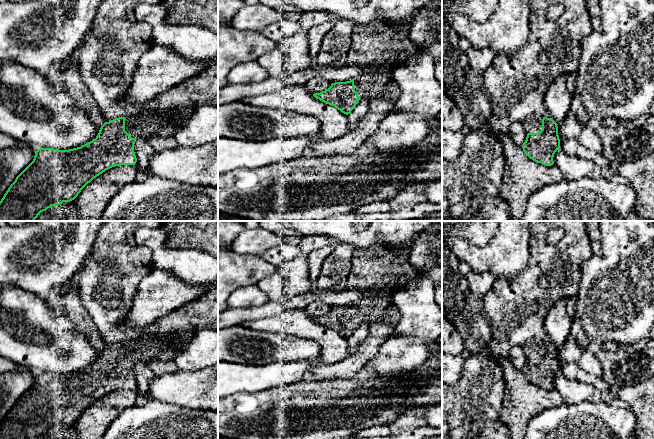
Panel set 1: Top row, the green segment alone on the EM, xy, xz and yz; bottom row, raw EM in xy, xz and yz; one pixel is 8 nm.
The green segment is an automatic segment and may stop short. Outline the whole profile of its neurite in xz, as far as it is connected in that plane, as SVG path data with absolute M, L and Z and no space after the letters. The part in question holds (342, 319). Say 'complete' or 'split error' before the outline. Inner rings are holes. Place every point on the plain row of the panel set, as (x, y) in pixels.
split error; M363 297L346 306L335 306L313 320L348 339L361 323L381 321L392 304L392 297Z

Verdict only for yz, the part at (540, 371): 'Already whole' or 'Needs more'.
Needs more

